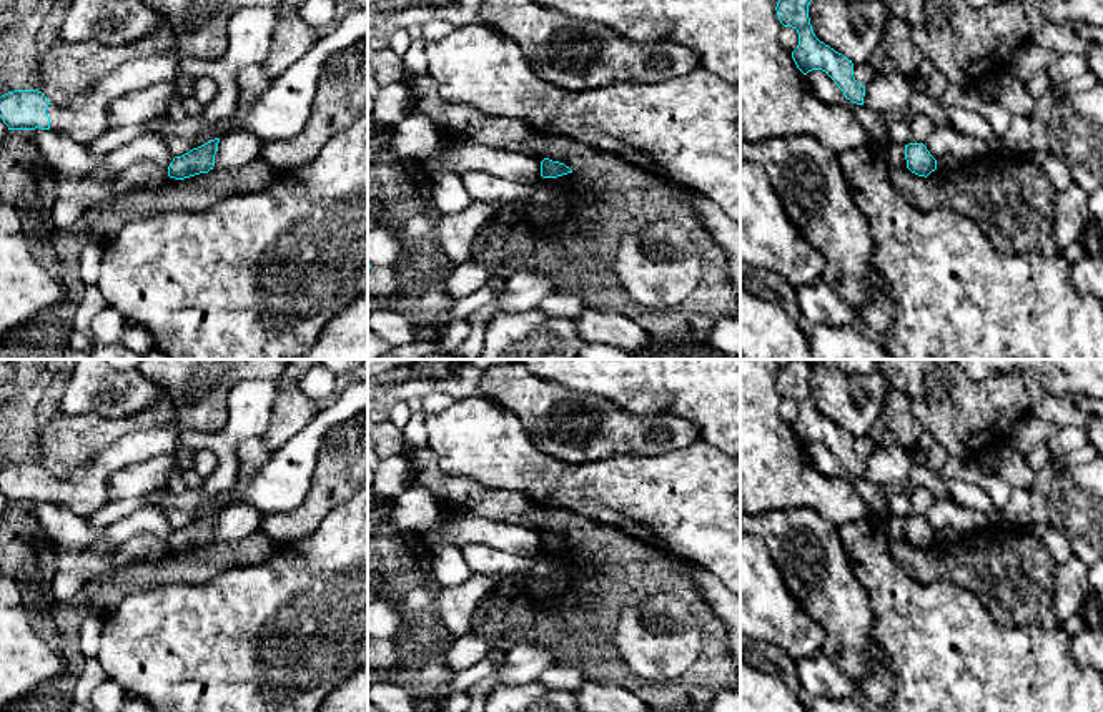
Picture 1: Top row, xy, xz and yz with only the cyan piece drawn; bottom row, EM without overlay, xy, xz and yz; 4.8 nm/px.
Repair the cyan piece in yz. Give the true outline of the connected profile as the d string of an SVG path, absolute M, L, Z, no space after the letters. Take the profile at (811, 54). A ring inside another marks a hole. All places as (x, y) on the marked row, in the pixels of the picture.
M779 0L777 17L784 27L799 33L799 45L792 52L797 68L807 75L812 70L825 72L852 103L863 105L865 87L853 77L853 63L842 53L820 42L810 25L809 5L812 0Z

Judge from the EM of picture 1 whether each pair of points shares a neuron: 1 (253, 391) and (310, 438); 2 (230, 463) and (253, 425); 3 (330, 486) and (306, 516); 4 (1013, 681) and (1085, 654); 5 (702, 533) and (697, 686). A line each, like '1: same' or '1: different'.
1: different
2: same
3: same
4: different
5: different

